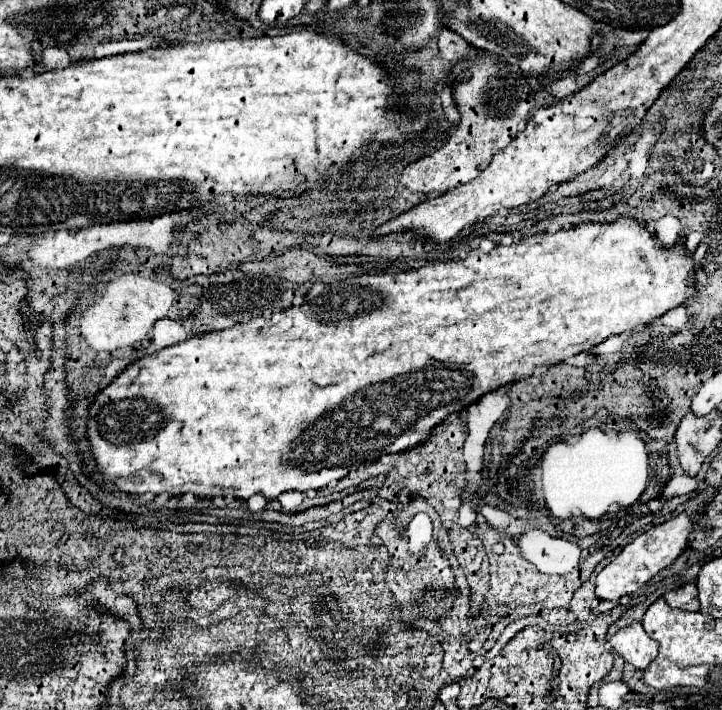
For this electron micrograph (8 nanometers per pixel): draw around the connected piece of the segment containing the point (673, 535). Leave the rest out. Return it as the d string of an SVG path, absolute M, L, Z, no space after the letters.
M678 513L676 517L668 519L662 525L656 525L652 529L648 529L646 533L638 535L632 543L628 543L620 555L606 565L598 575L596 575L596 597L600 599L608 599L608 601L618 601L624 595L630 595L634 591L638 591L648 579L652 579L656 573L660 573L662 569L670 567L676 557L686 549L688 545L688 535L692 533L692 517L688 513Z

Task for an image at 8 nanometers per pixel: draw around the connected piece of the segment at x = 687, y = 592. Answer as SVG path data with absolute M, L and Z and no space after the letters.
M686 583L674 591L668 591L664 595L666 603L676 609L686 609L686 611L698 611L698 591L694 583Z

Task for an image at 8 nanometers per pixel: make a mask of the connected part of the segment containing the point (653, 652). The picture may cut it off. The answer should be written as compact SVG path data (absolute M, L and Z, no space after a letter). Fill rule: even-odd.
M638 621L622 627L610 639L610 645L620 657L624 657L624 661L632 663L636 669L646 669L648 663L658 655L658 643L646 635L642 623Z

